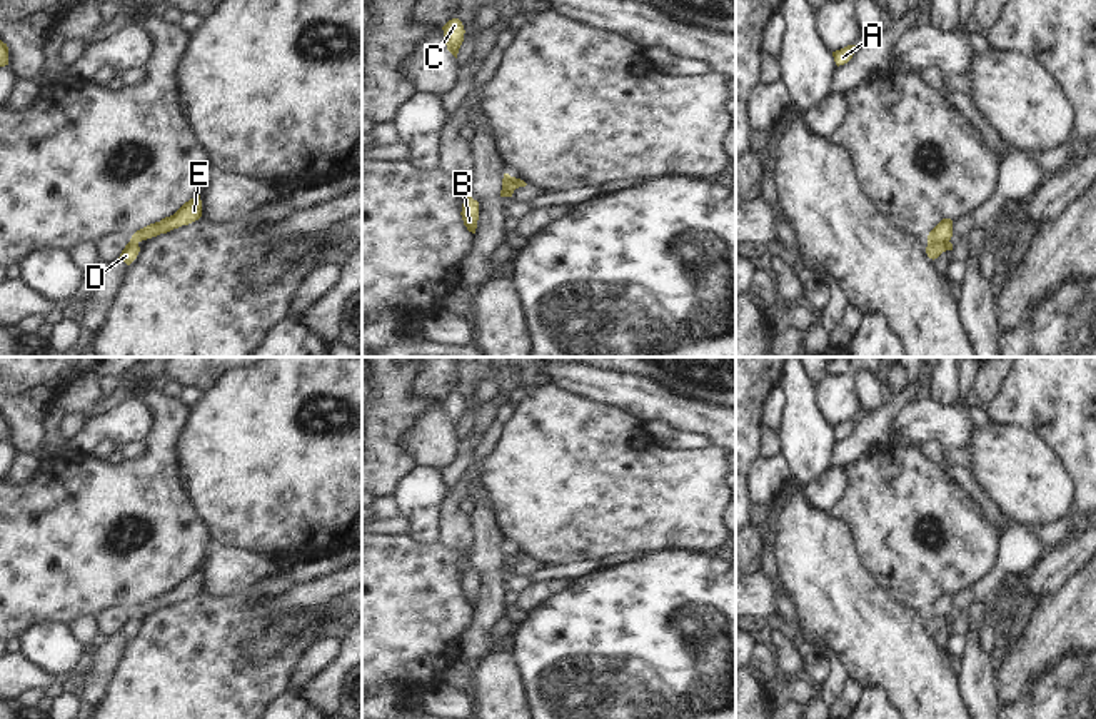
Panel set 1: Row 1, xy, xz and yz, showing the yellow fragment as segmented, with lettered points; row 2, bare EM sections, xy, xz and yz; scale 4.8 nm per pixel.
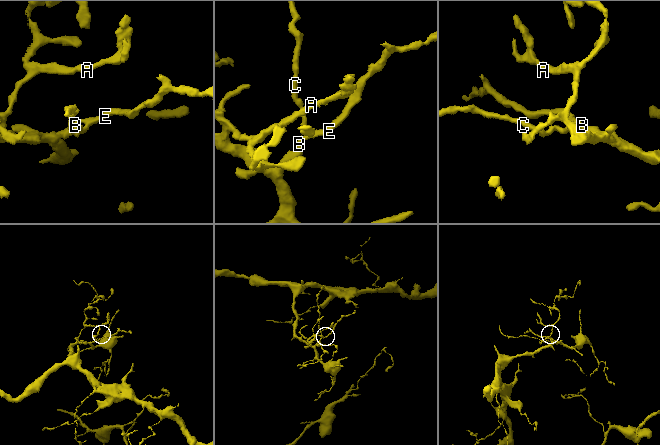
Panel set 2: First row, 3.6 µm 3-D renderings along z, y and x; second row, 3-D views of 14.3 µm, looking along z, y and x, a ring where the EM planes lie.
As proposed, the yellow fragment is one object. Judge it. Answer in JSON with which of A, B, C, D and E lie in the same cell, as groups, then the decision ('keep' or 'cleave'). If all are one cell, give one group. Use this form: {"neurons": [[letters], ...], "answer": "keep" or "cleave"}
{"neurons": [["A", "B", "E"], ["C", "D"]], "answer": "cleave"}

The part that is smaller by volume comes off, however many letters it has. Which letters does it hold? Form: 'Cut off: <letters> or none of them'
Cut off: C, D

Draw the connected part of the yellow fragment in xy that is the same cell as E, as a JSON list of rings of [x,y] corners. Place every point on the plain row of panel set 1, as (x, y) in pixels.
[[[195,569],[185,576],[173,589],[162,592],[160,596],[150,597],[137,604],[132,612],[137,616],[167,607],[182,599],[189,599],[202,591],[202,574],[200,569]]]

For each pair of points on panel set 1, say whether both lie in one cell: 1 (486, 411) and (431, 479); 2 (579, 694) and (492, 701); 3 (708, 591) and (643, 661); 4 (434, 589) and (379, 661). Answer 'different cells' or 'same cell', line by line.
1: different cells
2: different cells
3: same cell
4: same cell

